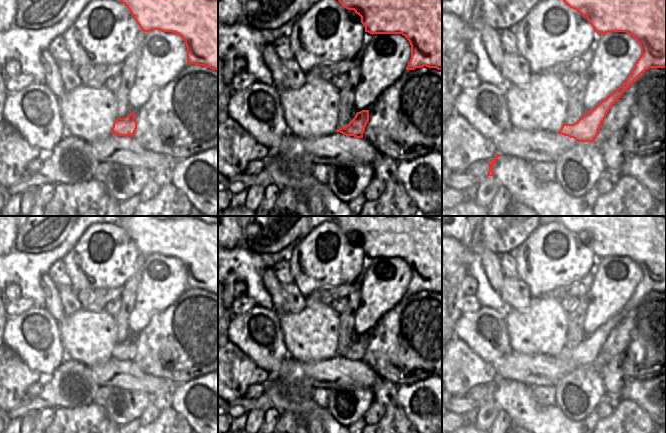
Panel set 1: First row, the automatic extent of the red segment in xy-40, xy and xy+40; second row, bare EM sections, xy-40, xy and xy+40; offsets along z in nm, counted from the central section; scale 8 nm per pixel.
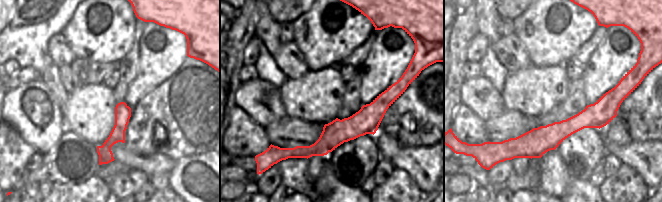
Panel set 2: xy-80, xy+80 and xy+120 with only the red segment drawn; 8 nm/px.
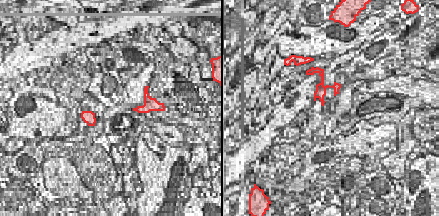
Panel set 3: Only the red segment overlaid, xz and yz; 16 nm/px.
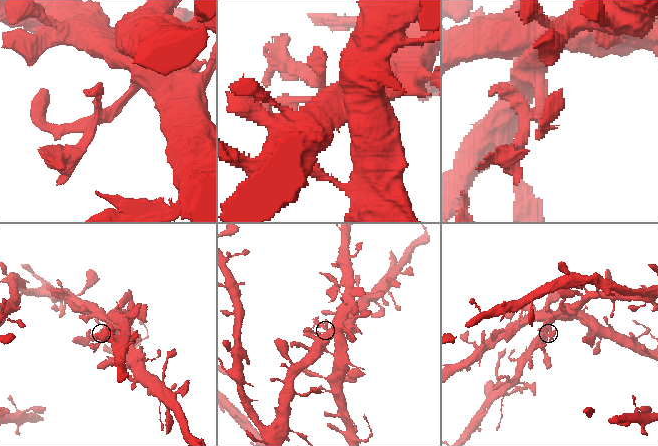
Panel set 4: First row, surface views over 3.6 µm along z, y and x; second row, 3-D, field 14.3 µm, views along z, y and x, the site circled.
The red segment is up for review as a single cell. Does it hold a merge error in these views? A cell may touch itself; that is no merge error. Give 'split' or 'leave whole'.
leave whole

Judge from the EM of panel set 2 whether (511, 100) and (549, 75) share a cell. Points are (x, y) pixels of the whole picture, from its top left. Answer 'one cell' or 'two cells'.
one cell

